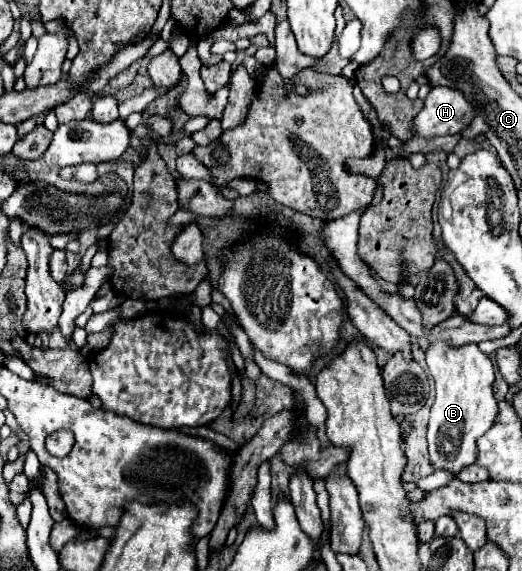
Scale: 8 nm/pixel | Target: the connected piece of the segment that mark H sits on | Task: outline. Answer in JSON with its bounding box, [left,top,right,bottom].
[413,86,473,138]

